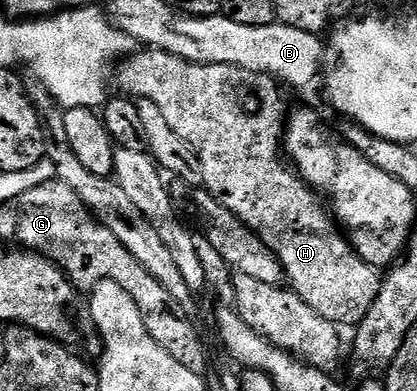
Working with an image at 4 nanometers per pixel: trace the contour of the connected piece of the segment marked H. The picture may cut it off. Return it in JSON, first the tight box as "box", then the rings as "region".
{"box":[118,47,380,327],"region":[[[143,47],[122,58],[118,68],[118,92],[132,99],[153,99],[153,103],[161,107],[169,127],[173,127],[173,131],[177,131],[177,135],[181,135],[181,139],[185,139],[185,143],[197,151],[198,172],[203,173],[202,184],[207,192],[213,195],[213,199],[217,199],[217,203],[221,203],[221,207],[233,211],[241,223],[253,229],[275,252],[283,268],[286,284],[293,292],[305,299],[305,303],[309,303],[317,315],[329,319],[337,326],[354,327],[361,319],[365,319],[369,307],[373,307],[379,294],[380,274],[369,263],[365,263],[361,255],[357,255],[329,212],[324,198],[310,185],[306,185],[285,160],[281,152],[281,142],[285,137],[285,112],[283,97],[279,94],[280,82],[266,75],[254,78],[255,89],[263,96],[263,110],[254,117],[247,113],[242,99],[238,97],[243,84],[249,81],[248,74],[232,65],[194,65],[192,61],[181,59],[163,49]]]}

